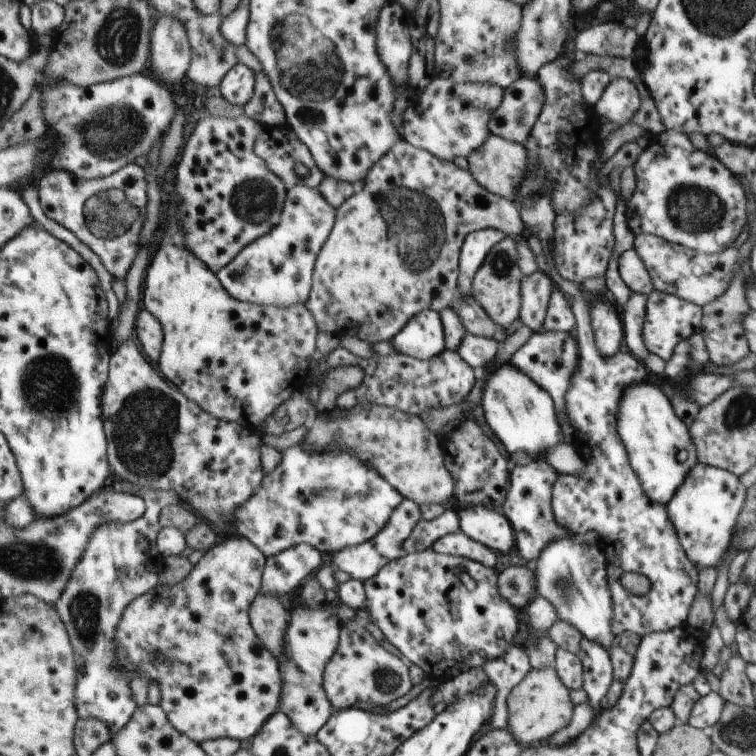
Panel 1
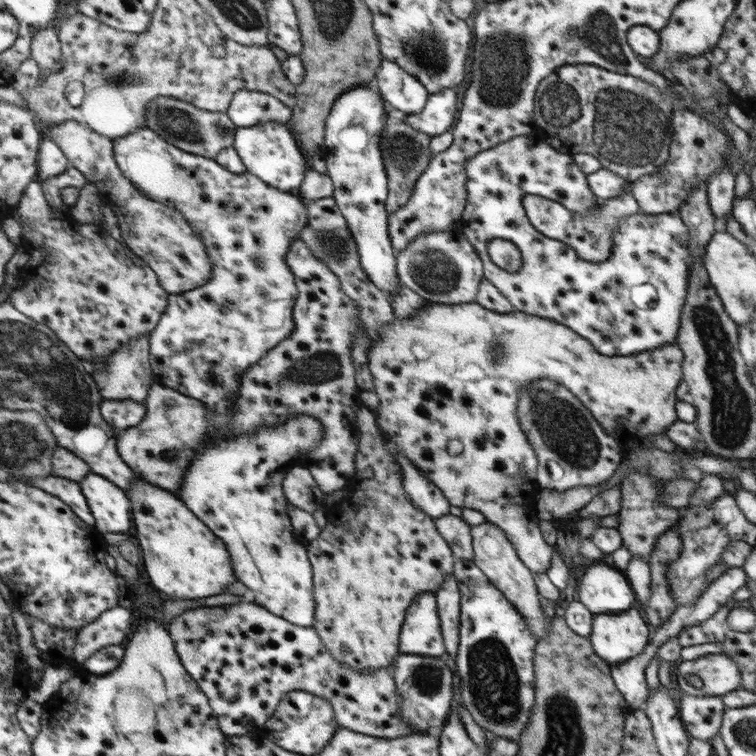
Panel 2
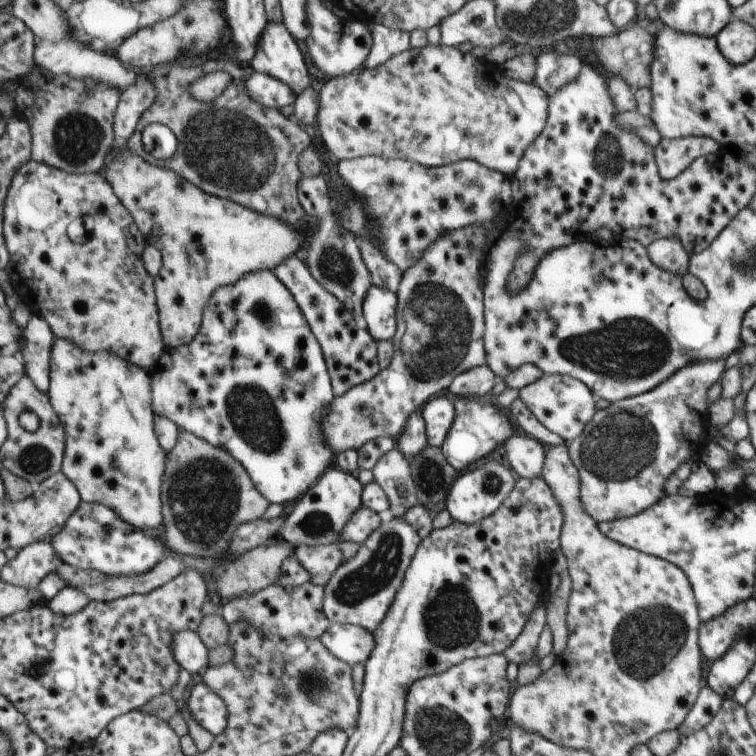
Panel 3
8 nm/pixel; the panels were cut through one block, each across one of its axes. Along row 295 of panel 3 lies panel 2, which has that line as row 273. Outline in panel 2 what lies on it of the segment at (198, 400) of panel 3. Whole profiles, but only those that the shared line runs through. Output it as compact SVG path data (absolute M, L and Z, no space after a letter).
M148 128L138 129L138 132L130 136L116 139L115 151L122 174L150 199L178 209L205 241L206 248L210 248L209 255L214 256L216 265L213 269L214 280L211 278L210 284L179 295L169 295L169 306L156 330L148 338L157 384L201 401L210 412L210 424L214 423L221 430L210 442L204 444L204 448L196 452L177 496L226 542L234 569L237 570L238 581L248 588L248 596L268 612L284 617L286 621L312 627L316 606L312 590L312 568L306 548L296 544L290 516L285 513L290 504L284 492L284 479L292 456L297 458L302 453L317 450L320 439L324 437L322 424L311 417L291 417L284 424L286 428L268 426L260 428L254 436L226 438L226 433L230 431L230 421L234 419L232 410L228 408L234 404L234 396L238 388L241 388L240 380L244 379L244 370L248 373L250 364L256 364L264 354L286 341L294 332L292 306L298 290L295 288L294 274L286 264L286 253L290 243L301 239L302 230L309 224L309 208L296 192L282 192L248 171L242 174L230 172L210 158L194 156L172 146Z

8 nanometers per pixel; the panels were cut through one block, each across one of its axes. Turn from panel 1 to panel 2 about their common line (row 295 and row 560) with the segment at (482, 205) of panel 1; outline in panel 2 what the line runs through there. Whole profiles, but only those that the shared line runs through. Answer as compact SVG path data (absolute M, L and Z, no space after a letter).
M365 406L360 409L360 446L355 460L356 472L349 485L350 496L326 510L324 528L310 541L309 560L314 560L314 576L318 576L318 584L314 584L314 588L318 588L318 620L313 627L334 657L360 673L394 666L398 654L401 654L398 652L398 637L408 606L420 592L435 593L453 574L456 561L452 546L438 532L436 519L414 505L405 491L401 465L384 447L384 436L376 424L378 420L374 410Z

